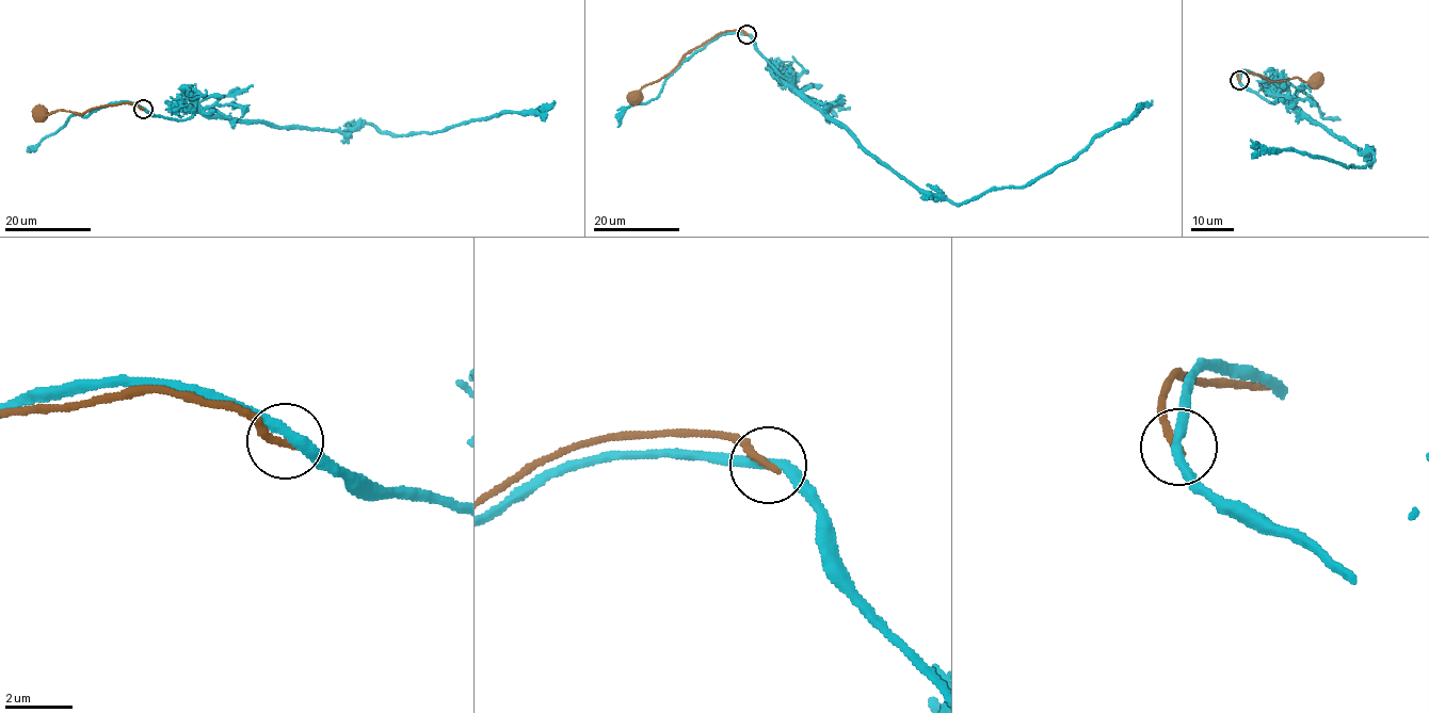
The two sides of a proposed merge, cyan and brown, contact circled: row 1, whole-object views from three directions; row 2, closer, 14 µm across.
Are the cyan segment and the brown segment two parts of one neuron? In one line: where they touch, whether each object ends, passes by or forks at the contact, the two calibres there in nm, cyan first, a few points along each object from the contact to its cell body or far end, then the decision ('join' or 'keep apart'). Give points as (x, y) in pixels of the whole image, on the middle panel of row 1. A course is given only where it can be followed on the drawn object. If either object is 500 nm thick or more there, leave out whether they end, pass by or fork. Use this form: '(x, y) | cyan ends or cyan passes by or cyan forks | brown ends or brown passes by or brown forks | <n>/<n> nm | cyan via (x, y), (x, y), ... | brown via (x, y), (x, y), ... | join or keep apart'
(747, 34) | cyan passes by | brown ends | 320/260 nm | cyan via (747, 34), (785, 79), (865, 149), (920, 190), (960, 204), (1002, 188), (1027, 185), (1072, 161), (1151, 100) | brown via (747, 34), (733, 31), (717, 34), (691, 49), (669, 74), (641, 87), (630, 103) | keep apart

